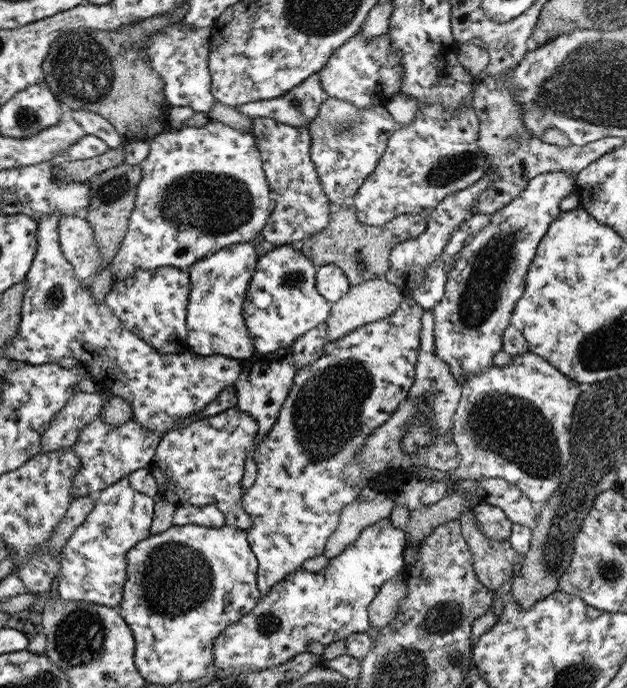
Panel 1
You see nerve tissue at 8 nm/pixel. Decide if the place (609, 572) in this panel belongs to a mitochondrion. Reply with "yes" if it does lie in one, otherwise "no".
yes

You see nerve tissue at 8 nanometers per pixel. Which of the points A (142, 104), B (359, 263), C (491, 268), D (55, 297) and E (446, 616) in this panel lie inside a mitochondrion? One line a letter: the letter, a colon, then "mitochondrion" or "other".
A: other
B: mitochondrion
C: mitochondrion
D: mitochondrion
E: mitochondrion

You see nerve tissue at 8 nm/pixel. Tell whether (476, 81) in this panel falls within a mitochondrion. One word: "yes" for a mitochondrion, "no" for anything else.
no

